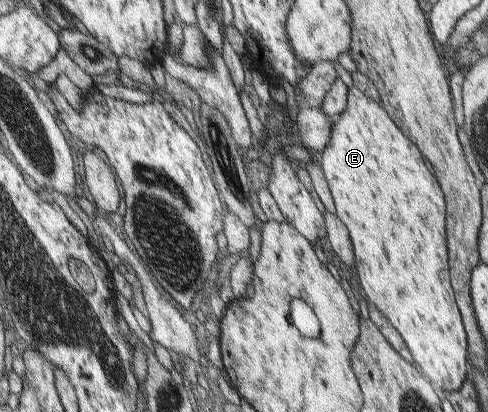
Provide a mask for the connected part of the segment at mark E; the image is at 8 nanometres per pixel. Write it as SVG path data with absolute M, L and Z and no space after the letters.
M354 85L347 88L345 109L332 119L329 141L323 151L318 154L318 161L332 197L335 215L348 228L348 232L352 232L352 248L355 257L352 275L356 276L354 286L360 286L355 288L361 288L359 294L364 295L367 302L377 308L398 331L413 362L419 365L420 370L428 376L428 380L431 380L432 384L436 384L444 393L458 390L466 378L466 372L468 372L466 370L466 338L464 338L462 322L460 322L461 314L456 302L454 302L453 290L450 288L450 280L448 280L449 266L446 262L446 246L444 246L446 244L446 238L444 238L444 200L442 200L442 192L440 192L436 178L428 172L426 166L422 166L420 152L416 150L416 146L410 140L406 140L400 134L400 130L390 120L382 105L364 96Z

